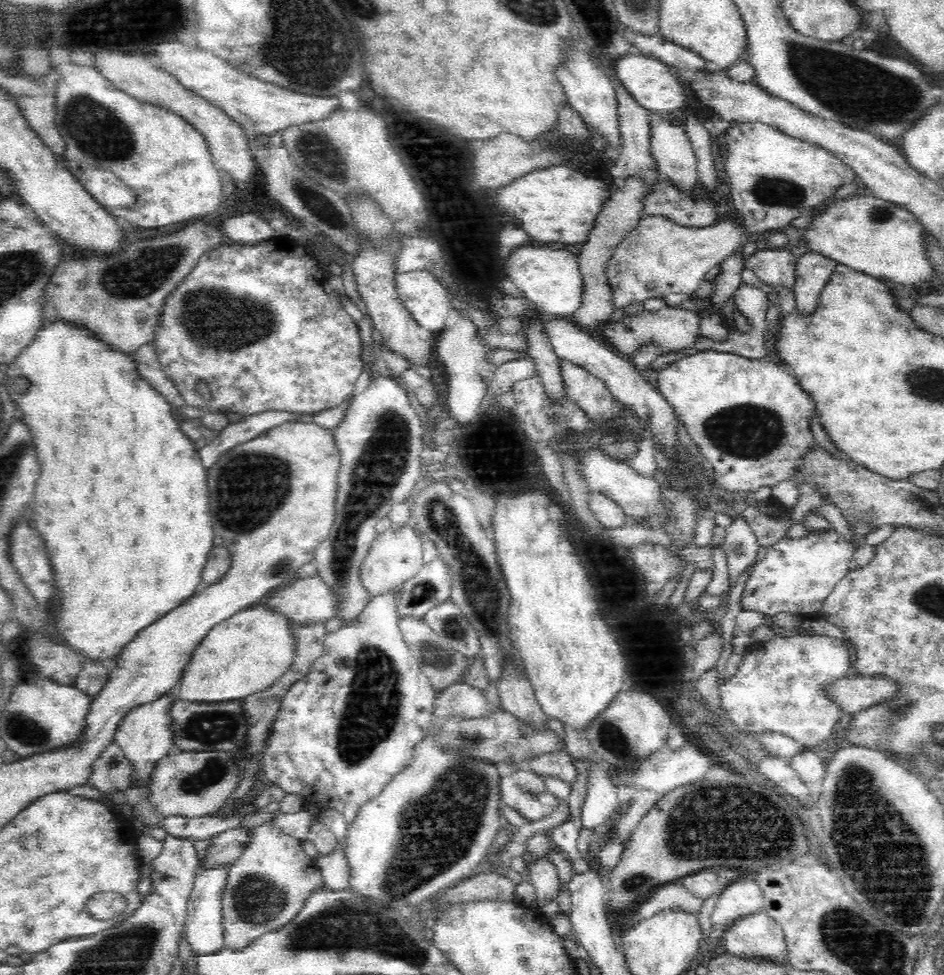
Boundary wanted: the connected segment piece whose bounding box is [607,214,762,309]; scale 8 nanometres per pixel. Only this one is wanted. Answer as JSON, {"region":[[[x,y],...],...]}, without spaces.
{"region":[[[643,214],[635,227],[616,245],[607,264],[614,307],[624,309],[634,301],[663,298],[671,292],[691,295],[711,268],[743,249],[747,242],[761,238],[760,235],[749,236],[742,223],[730,220],[705,227],[687,227],[659,214]]]}

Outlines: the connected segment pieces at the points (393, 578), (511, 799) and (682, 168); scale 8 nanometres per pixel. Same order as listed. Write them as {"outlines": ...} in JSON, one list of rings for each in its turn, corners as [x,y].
{"outlines":[[[[410,527],[396,530],[390,528],[377,536],[360,566],[362,585],[371,595],[380,596],[380,594],[388,594],[392,590],[401,590],[408,580],[420,572],[424,566],[423,539],[416,529]]],[[[525,766],[510,775],[501,776],[499,791],[502,804],[511,806],[529,822],[552,814],[561,803],[548,791],[542,776]]],[[[665,116],[658,119],[653,125],[650,124],[650,126],[652,126],[650,146],[658,170],[662,175],[668,176],[672,184],[677,186],[680,190],[683,190],[683,192],[697,190],[699,186],[697,158],[690,139],[688,139],[688,135],[686,135],[684,126],[682,124],[676,125],[672,123]]]]}

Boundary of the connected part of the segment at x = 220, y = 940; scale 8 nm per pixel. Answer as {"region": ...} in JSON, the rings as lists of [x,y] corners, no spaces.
{"region":[[[222,866],[222,868],[210,868],[210,870],[196,872],[194,886],[187,904],[184,933],[191,949],[197,955],[214,954],[225,946],[221,896],[224,885],[227,883],[228,867]]]}

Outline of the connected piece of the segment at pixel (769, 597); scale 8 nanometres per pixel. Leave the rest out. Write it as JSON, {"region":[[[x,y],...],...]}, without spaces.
{"region":[[[832,528],[822,533],[811,532],[804,538],[778,540],[752,567],[741,595],[743,610],[758,611],[768,617],[782,612],[802,617],[821,612],[824,600],[851,571],[855,551],[856,546]]]}

